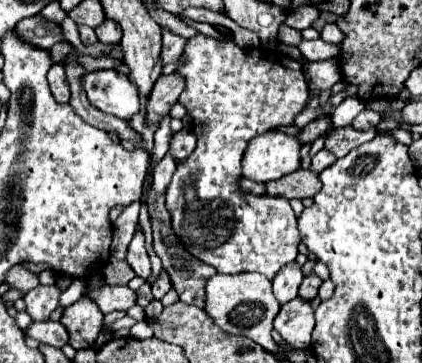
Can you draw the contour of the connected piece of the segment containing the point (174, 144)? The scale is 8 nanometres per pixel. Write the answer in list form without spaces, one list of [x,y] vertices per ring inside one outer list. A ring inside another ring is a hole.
[[[181,129],[179,133],[173,133],[169,153],[177,163],[187,159],[189,153],[193,153],[193,149],[195,149],[195,135],[191,129]]]

